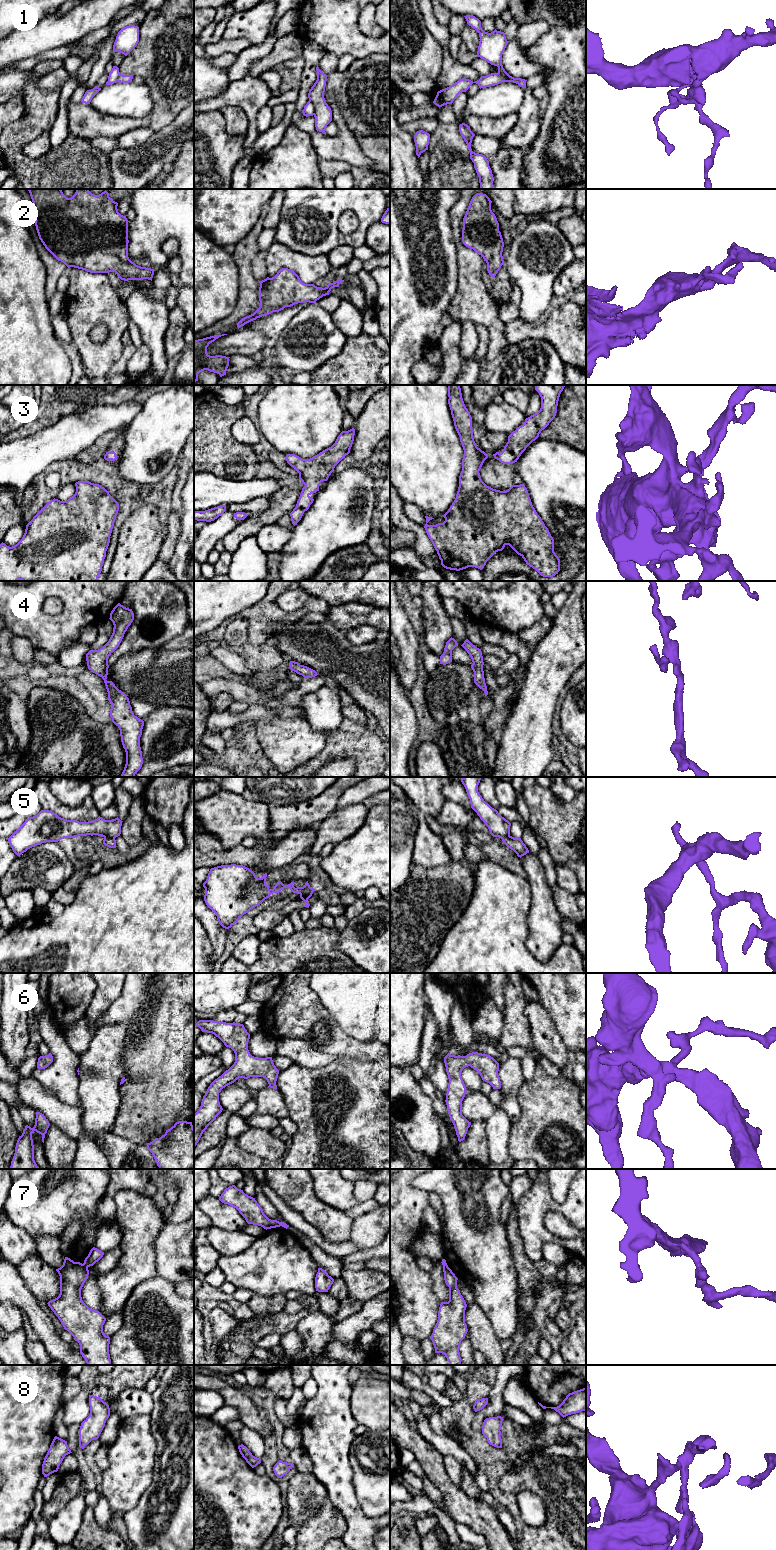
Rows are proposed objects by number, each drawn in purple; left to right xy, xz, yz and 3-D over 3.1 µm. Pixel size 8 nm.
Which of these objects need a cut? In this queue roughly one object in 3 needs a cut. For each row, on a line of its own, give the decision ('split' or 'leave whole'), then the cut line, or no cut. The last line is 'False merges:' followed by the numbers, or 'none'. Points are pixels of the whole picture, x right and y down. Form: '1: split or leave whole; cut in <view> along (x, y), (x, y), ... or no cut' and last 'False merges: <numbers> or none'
1: split; cut in xz along (309, 100), (313, 104), (314, 114)
2: leave whole; no cut
3: leave whole; no cut
4: leave whole; no cut
5: split; cut in xz along (309, 891), (305, 890), (300, 895)
6: leave whole; no cut
7: split; cut in xy along (83, 1263), (87, 1267)
8: leave whole; no cut
False merges: 1, 5, 7

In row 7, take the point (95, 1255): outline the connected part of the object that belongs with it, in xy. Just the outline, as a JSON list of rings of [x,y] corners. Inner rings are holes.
[[[93,1247],[88,1256],[85,1258],[84,1260],[84,1265],[86,1267],[90,1267],[93,1266],[96,1262],[98,1262],[104,1255],[104,1252],[102,1252],[101,1250]]]

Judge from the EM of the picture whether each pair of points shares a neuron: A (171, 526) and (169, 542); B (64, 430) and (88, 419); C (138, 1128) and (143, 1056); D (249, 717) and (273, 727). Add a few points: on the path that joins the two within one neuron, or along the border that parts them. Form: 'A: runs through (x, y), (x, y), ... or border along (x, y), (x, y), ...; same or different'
A: runs through (171, 530), (171, 538); same
B: runs through (70, 430), (77, 430), (82, 425); same
C: runs through (140, 1110), (140, 1087), (143, 1074); same
D: border along (277, 716), (274, 718), (255, 719), (251, 723); different

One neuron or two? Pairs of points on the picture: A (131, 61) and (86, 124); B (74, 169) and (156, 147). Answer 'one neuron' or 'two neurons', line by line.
A: one neuron
B: two neurons

